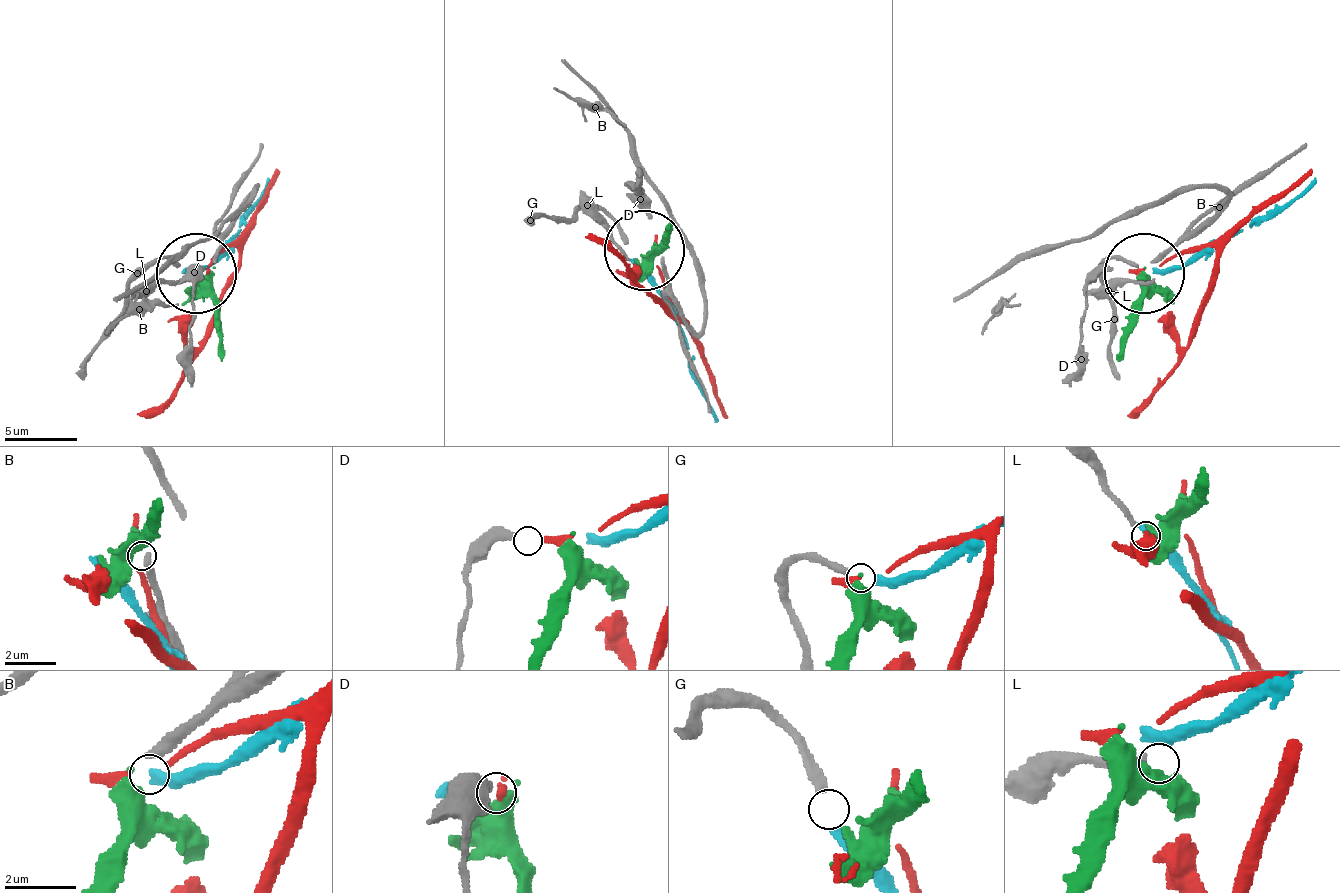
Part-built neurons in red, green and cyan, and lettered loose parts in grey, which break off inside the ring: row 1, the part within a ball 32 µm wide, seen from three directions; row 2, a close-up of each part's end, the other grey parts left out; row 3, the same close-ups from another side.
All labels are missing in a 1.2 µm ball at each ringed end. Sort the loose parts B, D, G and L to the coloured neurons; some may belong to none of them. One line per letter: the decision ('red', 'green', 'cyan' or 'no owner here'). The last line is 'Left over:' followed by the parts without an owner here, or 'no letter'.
B: green
D: red
G: cyan
L: no owner here
Left over: L

